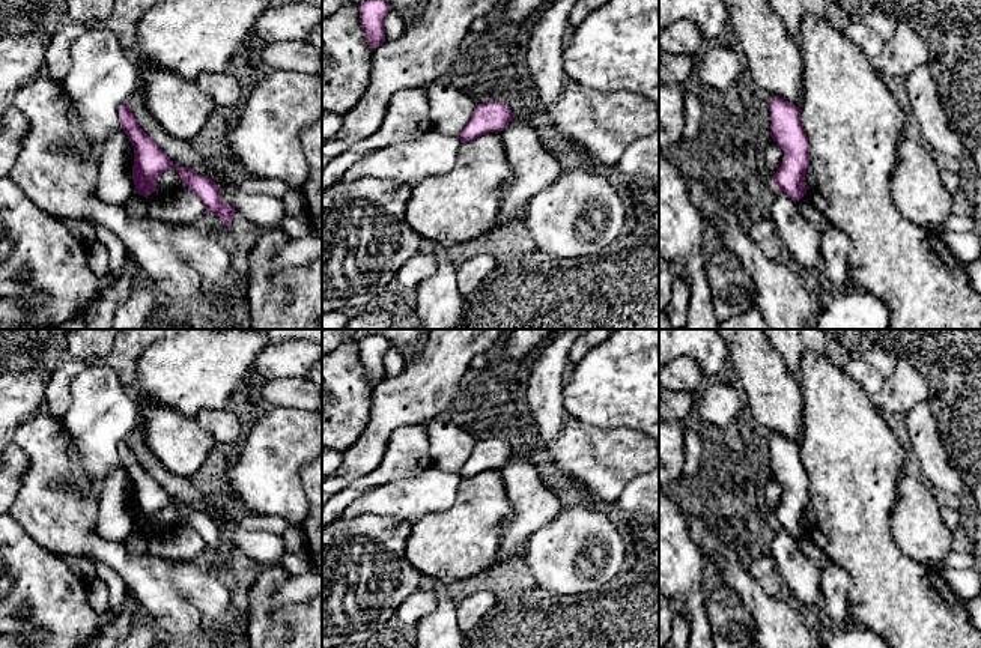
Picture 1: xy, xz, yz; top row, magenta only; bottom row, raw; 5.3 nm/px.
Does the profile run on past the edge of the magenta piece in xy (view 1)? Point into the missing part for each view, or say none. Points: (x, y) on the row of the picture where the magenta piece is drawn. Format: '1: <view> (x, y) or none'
1: none

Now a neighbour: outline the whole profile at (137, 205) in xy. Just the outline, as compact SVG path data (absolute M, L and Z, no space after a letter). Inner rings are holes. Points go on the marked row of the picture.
M134 194L128 203L123 206L123 209L131 215L131 217L146 217L147 215L147 198L140 195L140 194Z

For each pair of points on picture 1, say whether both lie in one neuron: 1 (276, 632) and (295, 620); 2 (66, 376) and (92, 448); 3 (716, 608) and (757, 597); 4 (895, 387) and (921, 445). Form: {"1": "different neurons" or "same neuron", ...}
{"1": "same neuron", "2": "different neurons", "3": "different neurons", "4": "different neurons"}

